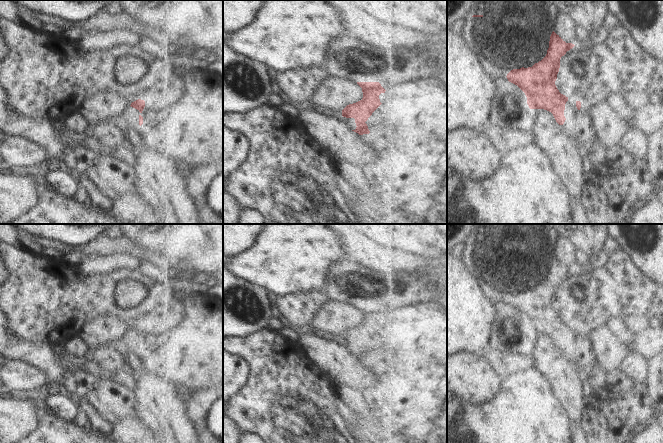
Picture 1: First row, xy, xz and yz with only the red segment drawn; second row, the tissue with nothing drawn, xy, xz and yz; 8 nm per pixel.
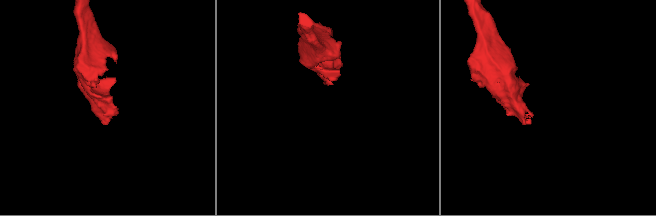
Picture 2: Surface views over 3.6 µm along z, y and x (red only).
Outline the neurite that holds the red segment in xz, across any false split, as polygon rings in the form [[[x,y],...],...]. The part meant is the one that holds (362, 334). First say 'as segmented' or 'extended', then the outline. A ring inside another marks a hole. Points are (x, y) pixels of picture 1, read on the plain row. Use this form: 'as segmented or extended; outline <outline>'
extended; outline [[[436,300],[413,303],[409,309],[402,309],[397,302],[395,313],[388,316],[388,324],[381,327],[379,319],[386,314],[379,306],[357,308],[362,312],[363,322],[347,329],[340,345],[372,364],[378,355],[388,361],[390,357],[398,360],[402,354],[406,361],[403,368],[382,367],[377,374],[378,383],[374,388],[380,396],[376,403],[390,405],[390,419],[384,425],[384,441],[407,443],[420,438],[425,430],[436,427],[447,398],[447,311]]]

